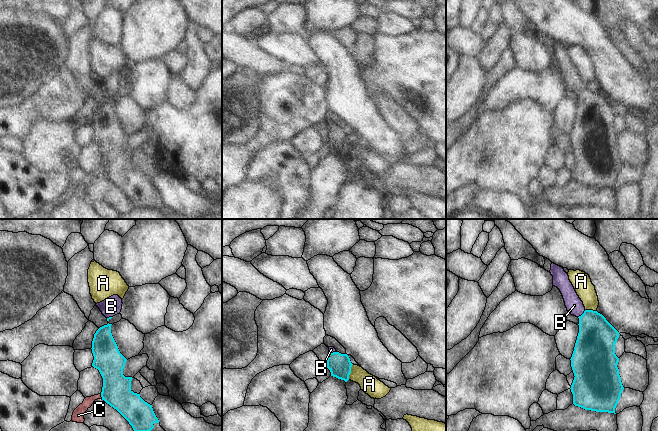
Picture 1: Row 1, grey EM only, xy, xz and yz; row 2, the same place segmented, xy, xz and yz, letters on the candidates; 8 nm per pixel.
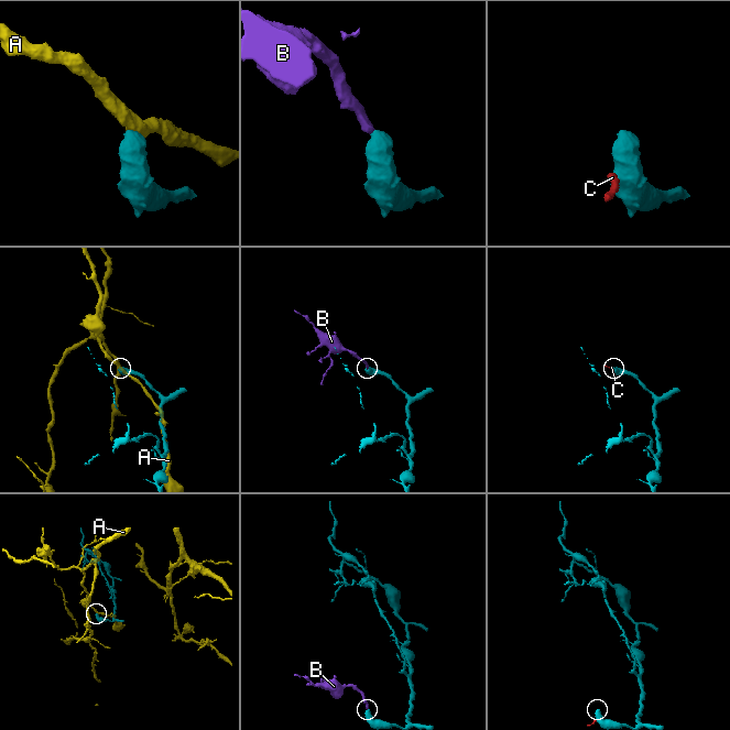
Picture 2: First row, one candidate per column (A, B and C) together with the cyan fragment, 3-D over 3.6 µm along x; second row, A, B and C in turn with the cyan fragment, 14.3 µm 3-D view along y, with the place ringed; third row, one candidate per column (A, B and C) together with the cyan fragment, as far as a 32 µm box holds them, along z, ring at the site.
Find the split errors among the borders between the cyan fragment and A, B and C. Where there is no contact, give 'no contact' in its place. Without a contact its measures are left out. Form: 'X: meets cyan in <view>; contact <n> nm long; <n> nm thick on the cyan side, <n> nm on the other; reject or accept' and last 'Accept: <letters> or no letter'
A: meets cyan in xz; contact 130 nm long; 180 nm thick on the cyan side, 150 nm on the other; reject
B: meets cyan in yz; contact 90 nm long; 320 nm thick on the cyan side, 140 nm on the other; accept
C: meets cyan in xy; contact 50 nm long; 240 nm thick on the cyan side, 100 nm on the other; reject
Accept: B

